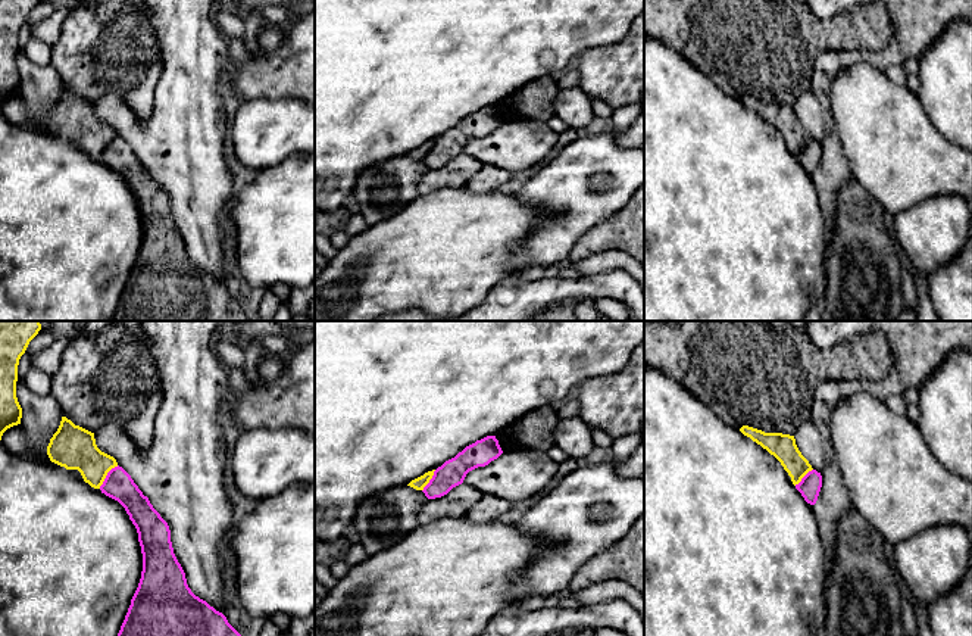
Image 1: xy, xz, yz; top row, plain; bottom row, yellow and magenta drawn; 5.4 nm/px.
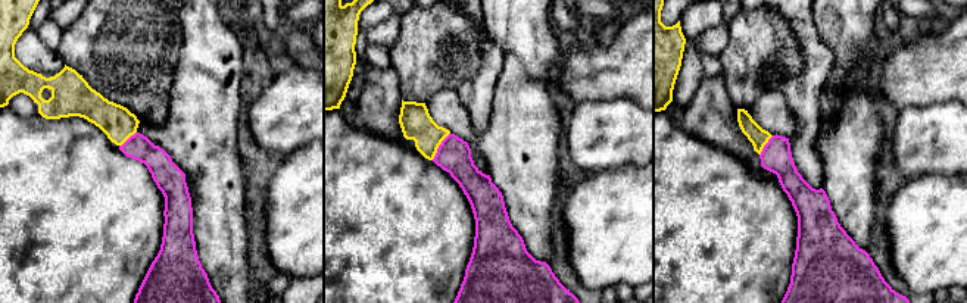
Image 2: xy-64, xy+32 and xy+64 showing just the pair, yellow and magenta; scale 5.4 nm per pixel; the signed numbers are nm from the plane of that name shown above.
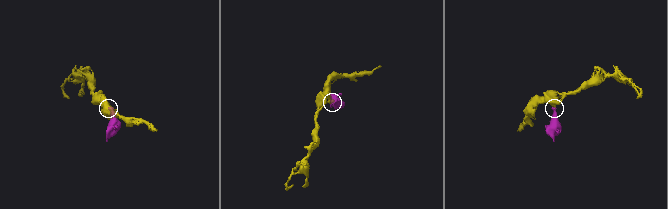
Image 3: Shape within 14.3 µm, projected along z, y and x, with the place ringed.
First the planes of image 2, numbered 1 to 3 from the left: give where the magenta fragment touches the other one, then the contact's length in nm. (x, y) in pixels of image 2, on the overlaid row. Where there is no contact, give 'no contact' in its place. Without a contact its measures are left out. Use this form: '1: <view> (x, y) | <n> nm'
1: xy-64 (127, 138) | 130 nm
2: xy+32 (439, 144) | 180 nm
3: xy+64 (764, 144) | 130 nm

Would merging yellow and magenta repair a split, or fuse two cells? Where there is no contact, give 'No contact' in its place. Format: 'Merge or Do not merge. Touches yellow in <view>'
Do not merge. Touches yellow in xy

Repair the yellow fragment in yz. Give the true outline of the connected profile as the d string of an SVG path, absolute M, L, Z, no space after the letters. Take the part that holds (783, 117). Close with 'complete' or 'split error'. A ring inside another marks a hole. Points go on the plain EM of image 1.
M743 96L740 102L773 125L788 143L794 156L813 140L809 131L798 121L794 106L765 103L748 96Z; complete

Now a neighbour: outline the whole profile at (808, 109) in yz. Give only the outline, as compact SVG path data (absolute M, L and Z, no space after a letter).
M804 93L794 105L796 115L813 140L822 143L825 127L822 122L822 107L812 93Z

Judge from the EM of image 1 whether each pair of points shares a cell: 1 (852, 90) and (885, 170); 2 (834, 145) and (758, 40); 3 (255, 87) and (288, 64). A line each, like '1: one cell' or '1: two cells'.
1: one cell
2: two cells
3: one cell

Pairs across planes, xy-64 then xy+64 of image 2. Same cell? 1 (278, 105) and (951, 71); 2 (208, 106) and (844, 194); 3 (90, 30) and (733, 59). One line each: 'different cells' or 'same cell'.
1: different cells
2: same cell
3: same cell

